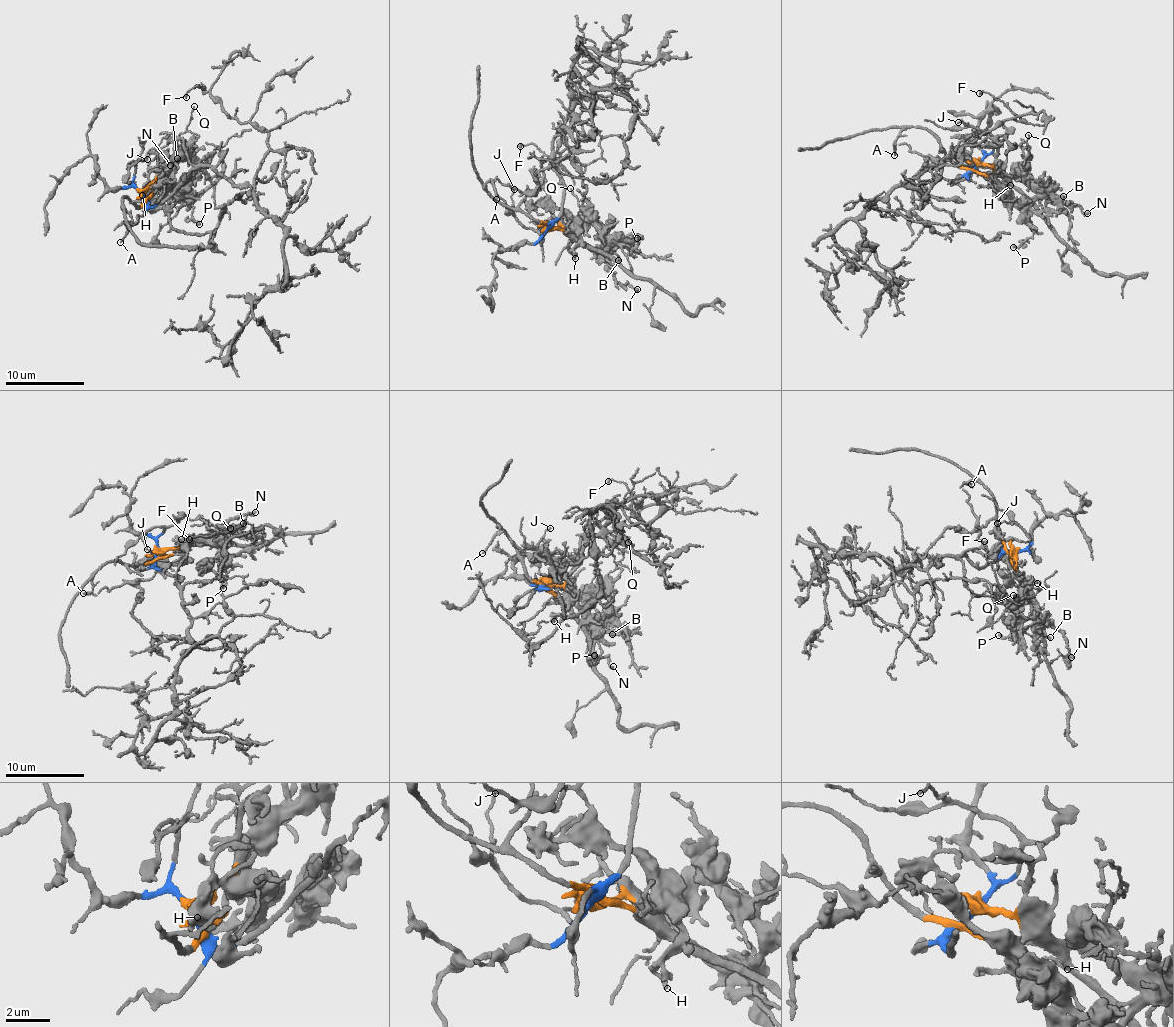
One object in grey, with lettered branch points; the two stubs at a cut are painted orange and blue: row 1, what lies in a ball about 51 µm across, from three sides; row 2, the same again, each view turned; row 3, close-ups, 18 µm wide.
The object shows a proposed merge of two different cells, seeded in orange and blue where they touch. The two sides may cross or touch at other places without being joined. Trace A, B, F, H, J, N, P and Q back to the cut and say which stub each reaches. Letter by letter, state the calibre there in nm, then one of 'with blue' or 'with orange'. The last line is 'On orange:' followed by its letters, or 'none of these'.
A: 110 nm thick; with orange
B: 170 nm thick; with orange
F: 120 nm thick; with blue
H: 170 nm thick; with orange
J: 90 nm thick; with blue
N: 160 nm thick; with orange
P: 180 nm thick; with orange
Q: 90 nm thick; with orange
On orange: A, B, H, N, P, Q

